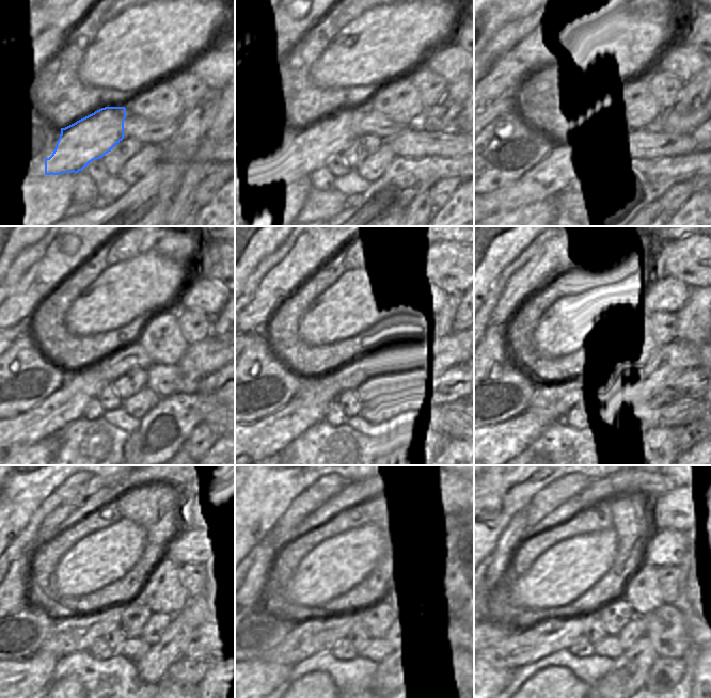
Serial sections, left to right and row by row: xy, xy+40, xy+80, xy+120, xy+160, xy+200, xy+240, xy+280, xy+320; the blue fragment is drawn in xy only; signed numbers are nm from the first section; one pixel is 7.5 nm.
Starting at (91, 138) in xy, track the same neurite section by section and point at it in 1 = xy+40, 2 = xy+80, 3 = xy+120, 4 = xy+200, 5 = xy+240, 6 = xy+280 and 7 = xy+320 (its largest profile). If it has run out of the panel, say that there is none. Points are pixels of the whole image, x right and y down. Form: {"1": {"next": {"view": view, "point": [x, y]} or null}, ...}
{"1": {"next": {"view": "xy+40", "point": [316, 144]}}, "2": {"next": {"view": "xy+80", "point": [556, 148]}}, "3": {"next": {"view": "xy+120", "point": [67, 405]}}, "4": {"next": {"view": "xy+200", "point": [498, 443]}}, "5": {"next": {"view": "xy+240", "point": [17, 680]}}, "6": {"next": {"view": "xy+280", "point": [256, 679]}}, "7": {"next": {"view": "xy+320", "point": [495, 680]}}}

